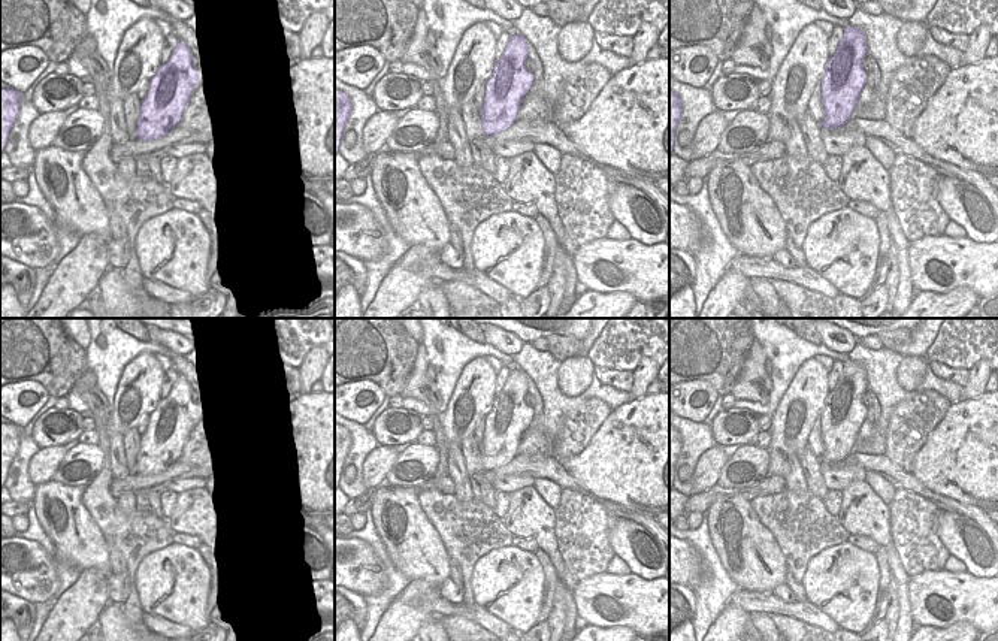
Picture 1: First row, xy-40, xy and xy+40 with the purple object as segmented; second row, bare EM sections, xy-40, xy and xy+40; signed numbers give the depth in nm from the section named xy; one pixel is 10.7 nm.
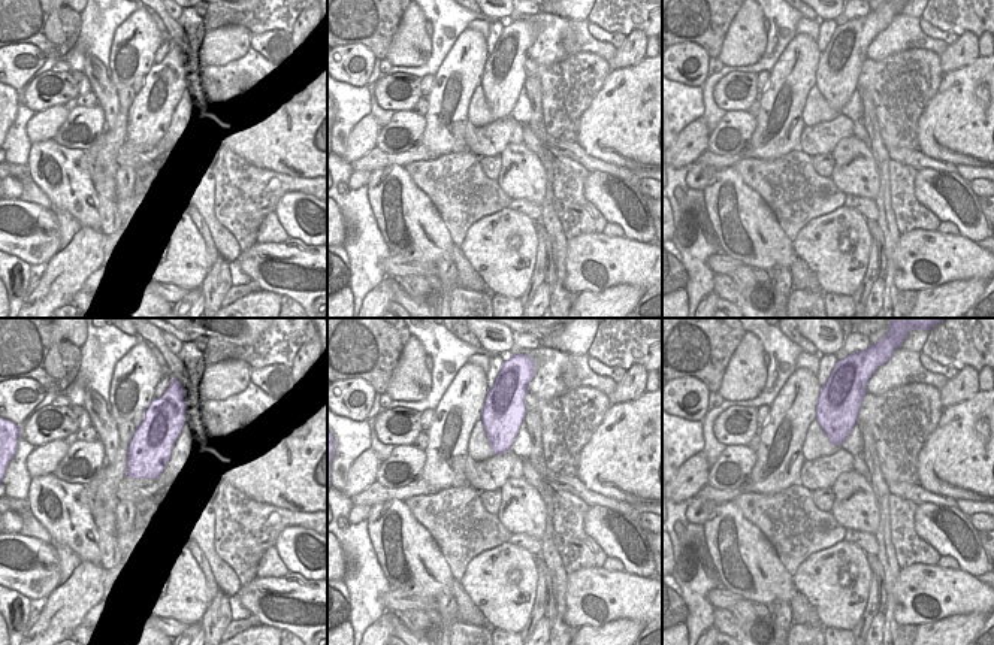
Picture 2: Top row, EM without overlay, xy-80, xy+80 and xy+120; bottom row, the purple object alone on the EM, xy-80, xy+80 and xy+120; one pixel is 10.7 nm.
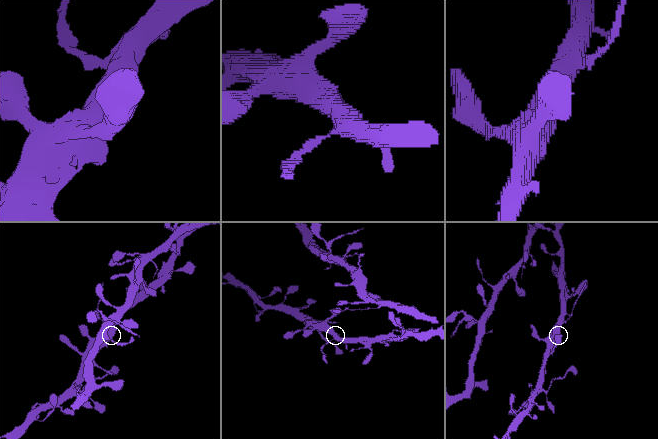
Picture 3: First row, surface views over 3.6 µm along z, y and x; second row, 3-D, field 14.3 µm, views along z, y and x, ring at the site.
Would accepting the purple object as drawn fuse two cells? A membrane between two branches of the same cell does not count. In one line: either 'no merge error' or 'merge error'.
no merge error

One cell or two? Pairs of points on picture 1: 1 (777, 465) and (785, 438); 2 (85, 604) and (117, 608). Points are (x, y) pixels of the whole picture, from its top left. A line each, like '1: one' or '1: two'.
1: one
2: two

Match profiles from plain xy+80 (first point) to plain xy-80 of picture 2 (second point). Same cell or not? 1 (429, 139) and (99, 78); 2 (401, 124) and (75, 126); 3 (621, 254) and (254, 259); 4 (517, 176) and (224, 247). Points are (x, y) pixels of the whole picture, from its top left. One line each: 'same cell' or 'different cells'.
1: different cells
2: same cell
3: same cell
4: same cell

